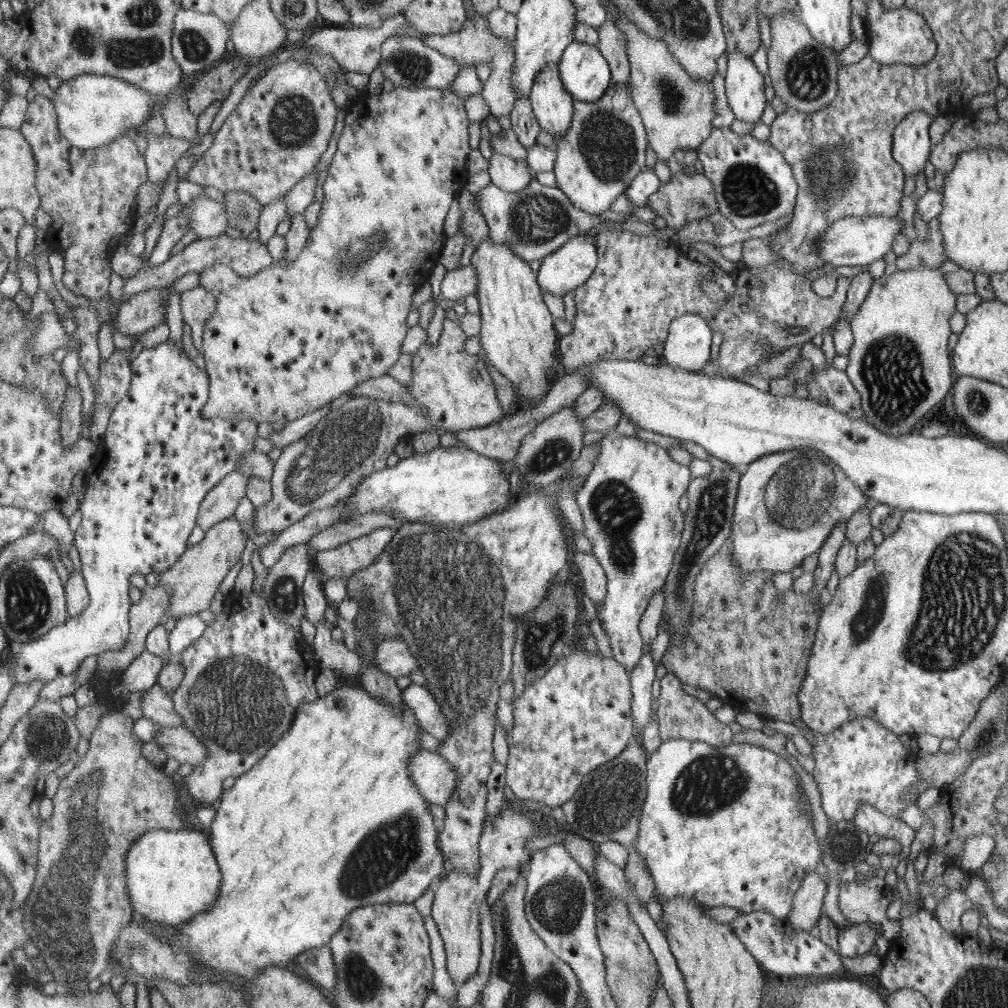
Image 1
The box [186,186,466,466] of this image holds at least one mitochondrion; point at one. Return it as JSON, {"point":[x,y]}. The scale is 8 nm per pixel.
{"point":[348,261]}

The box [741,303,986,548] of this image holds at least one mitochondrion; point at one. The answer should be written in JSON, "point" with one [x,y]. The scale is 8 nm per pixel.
{"point":[896,378]}

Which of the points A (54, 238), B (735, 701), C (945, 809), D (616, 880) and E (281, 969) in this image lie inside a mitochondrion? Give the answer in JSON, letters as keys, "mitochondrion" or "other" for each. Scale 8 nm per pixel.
{"A":"other","B":"other","C":"other","D":"other","E":"other"}

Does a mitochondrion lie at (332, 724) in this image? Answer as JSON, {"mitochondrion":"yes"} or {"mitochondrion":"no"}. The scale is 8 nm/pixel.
{"mitochondrion":"no"}

